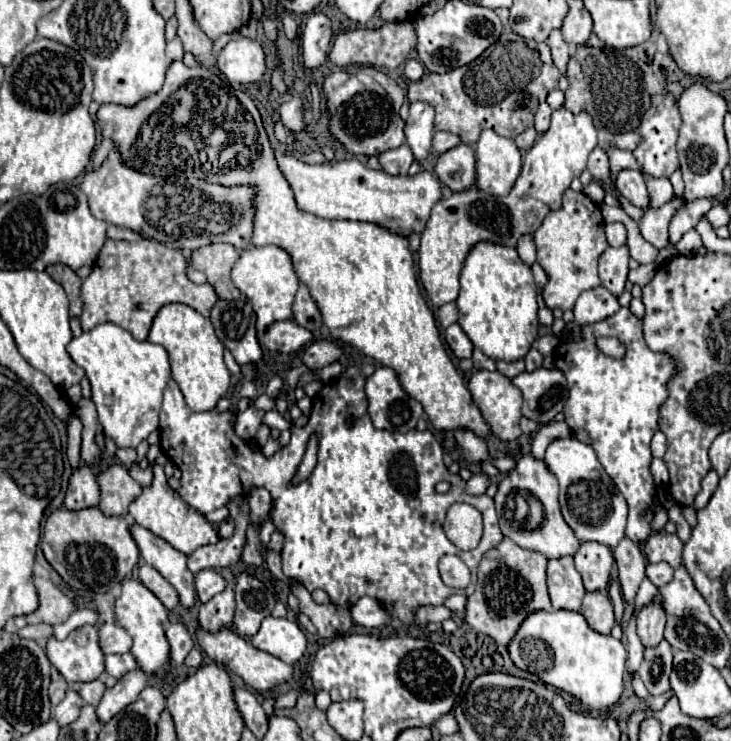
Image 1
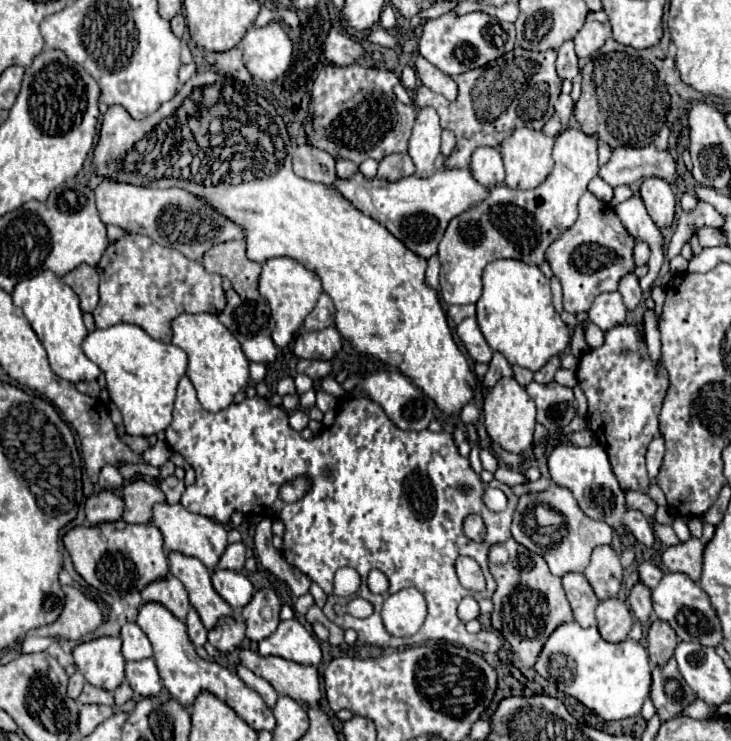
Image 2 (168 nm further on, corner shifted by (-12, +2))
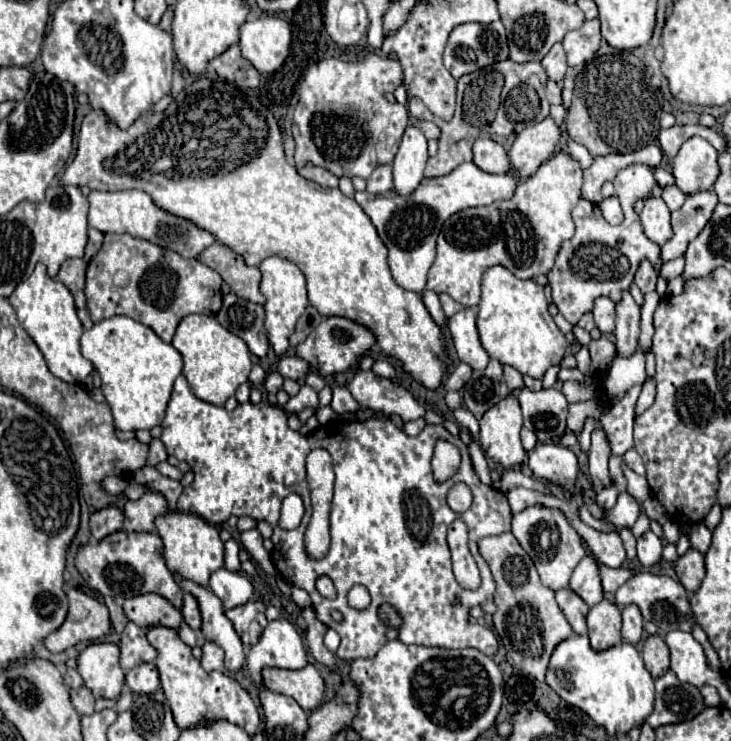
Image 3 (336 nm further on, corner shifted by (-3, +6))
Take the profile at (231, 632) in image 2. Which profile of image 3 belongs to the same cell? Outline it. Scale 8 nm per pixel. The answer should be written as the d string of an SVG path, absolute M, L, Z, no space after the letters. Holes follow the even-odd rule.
M205 642L203 644L203 656L201 656L201 666L211 672L211 670L223 670L223 648L215 642Z

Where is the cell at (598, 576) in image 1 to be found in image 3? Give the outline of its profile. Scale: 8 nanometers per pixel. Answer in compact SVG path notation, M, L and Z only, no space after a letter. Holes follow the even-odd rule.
M587 554L577 564L577 568L571 576L571 584L569 584L571 590L575 594L579 594L589 606L595 606L597 602L603 600L603 586L601 586L599 572L601 572L601 562Z

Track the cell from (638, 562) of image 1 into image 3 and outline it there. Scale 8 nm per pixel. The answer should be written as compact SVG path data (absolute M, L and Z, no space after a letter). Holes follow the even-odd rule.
M627 604L621 608L623 614L623 638L631 644L637 644L643 636L643 616L635 604Z

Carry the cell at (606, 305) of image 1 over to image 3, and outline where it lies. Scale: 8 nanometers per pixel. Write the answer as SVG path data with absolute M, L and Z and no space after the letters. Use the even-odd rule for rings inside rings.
M597 298L593 306L593 316L595 316L595 326L605 334L615 330L615 302L611 298Z

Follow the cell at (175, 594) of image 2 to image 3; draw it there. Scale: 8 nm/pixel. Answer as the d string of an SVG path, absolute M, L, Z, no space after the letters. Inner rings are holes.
M139 594L133 598L127 598L123 602L123 610L131 622L135 622L141 628L149 626L169 626L179 628L181 624L181 610L173 606L167 598L161 594Z

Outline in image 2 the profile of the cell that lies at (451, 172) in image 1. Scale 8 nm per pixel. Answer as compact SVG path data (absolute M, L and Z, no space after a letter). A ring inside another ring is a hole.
M480 146L472 154L470 170L474 172L476 180L480 184L488 186L488 188L504 182L504 162L502 162L502 156L500 156L500 150L498 148Z

